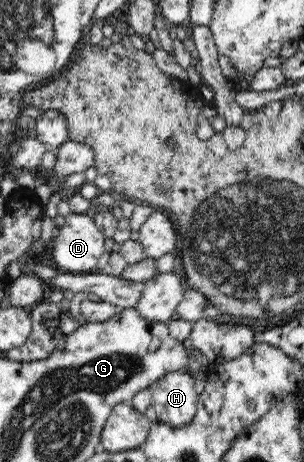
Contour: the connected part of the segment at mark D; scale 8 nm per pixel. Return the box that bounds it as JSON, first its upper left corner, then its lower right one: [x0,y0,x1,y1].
[49,212,106,274]

